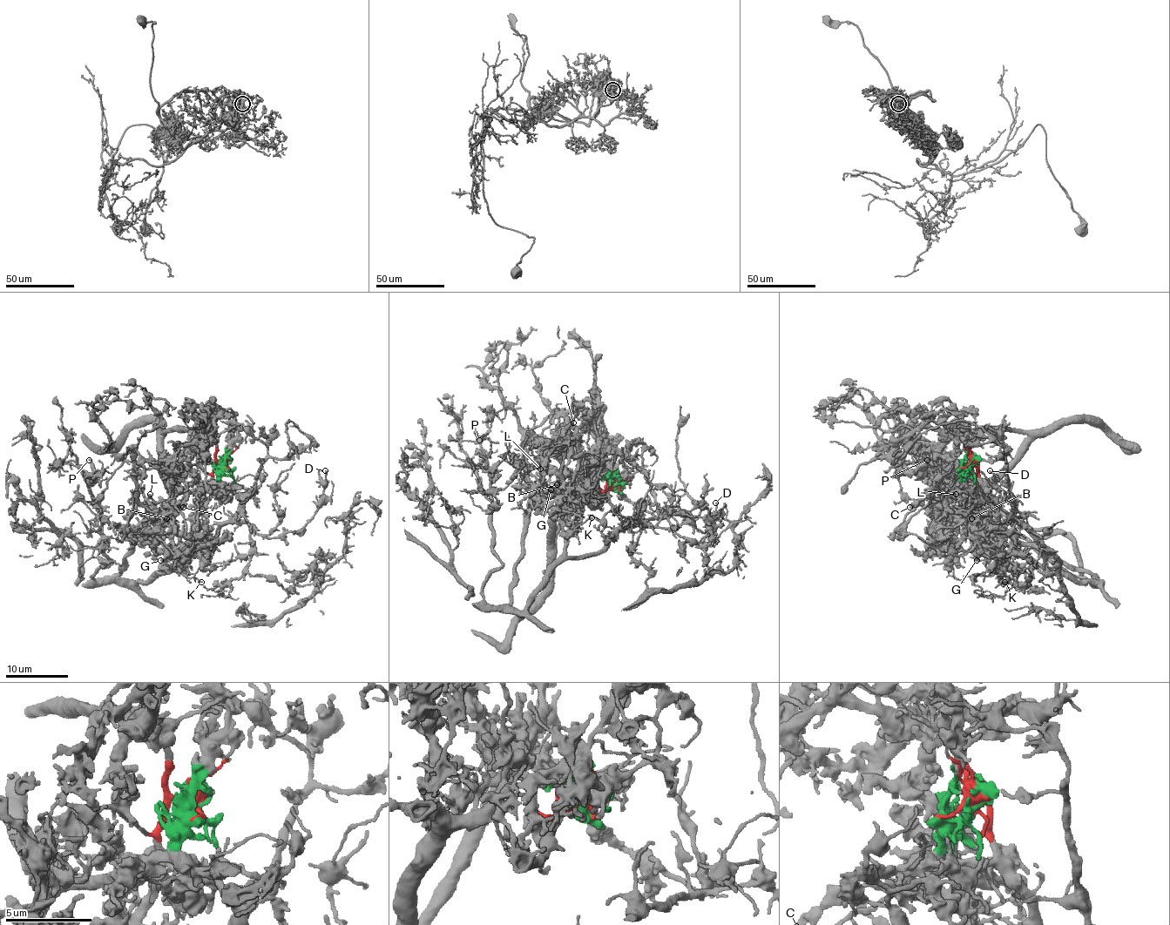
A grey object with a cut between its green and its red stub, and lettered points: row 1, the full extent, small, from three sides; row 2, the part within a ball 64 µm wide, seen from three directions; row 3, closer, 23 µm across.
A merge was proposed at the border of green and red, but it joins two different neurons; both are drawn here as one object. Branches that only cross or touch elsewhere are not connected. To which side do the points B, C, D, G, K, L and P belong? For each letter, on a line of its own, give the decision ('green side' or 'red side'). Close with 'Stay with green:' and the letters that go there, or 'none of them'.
B: green side
C: green side
D: red side
G: green side
K: red side
L: green side
P: red side
Stay with green: B, C, G, L

